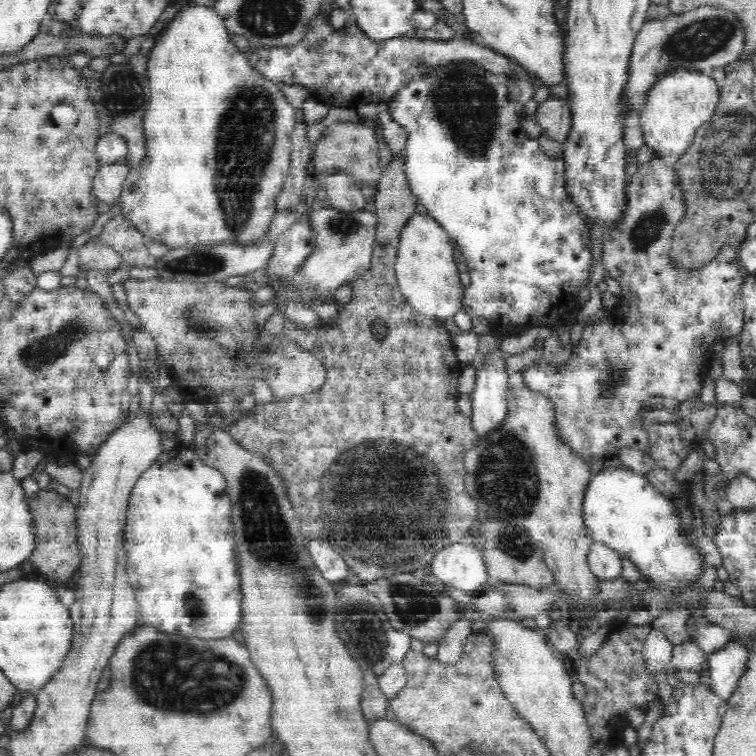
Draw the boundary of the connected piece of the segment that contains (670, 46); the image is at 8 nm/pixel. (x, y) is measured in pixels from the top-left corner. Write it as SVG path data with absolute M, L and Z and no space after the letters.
M698 7L681 15L670 14L662 19L649 18L640 26L640 30L638 30L636 38L634 38L630 58L628 58L624 88L622 88L620 96L618 96L620 118L625 122L628 122L630 119L637 121L638 116L641 115L643 108L648 102L651 88L668 73L673 73L680 69L710 73L713 68L718 68L718 66L725 67L737 60L738 54L742 52L742 44L744 44L744 29L742 29L742 25L738 23L738 19L732 13L724 10L712 7Z

